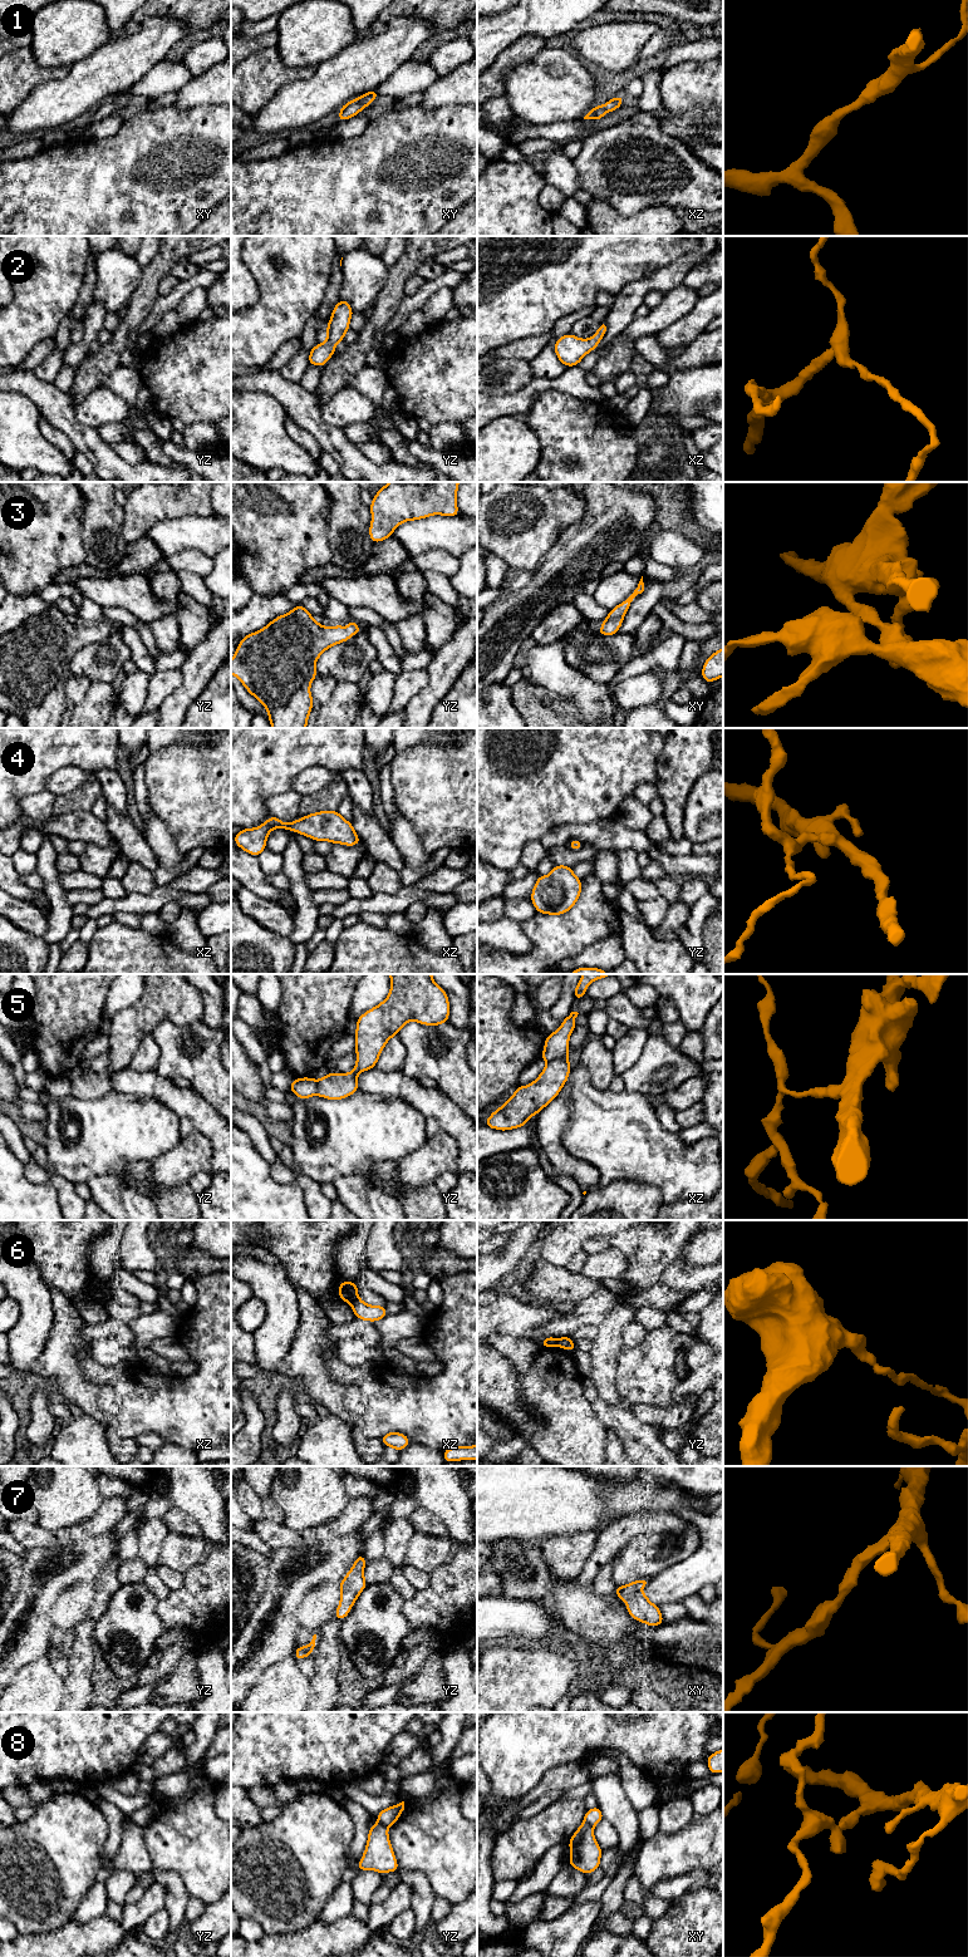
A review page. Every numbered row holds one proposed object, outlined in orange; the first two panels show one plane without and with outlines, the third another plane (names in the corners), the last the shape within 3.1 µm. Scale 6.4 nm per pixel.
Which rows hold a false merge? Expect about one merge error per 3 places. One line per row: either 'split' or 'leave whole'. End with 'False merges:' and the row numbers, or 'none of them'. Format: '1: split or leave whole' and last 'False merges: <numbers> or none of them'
1: leave whole
2: leave whole
3: leave whole
4: leave whole
5: split
6: split
7: leave whole
8: split
False merges: 5, 6, 8

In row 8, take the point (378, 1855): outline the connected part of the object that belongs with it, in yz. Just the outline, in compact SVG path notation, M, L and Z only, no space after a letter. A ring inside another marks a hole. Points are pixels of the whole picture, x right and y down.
M375 1823L368 1831L364 1854L358 1870L375 1870L380 1874L399 1870L389 1836L388 1826Z

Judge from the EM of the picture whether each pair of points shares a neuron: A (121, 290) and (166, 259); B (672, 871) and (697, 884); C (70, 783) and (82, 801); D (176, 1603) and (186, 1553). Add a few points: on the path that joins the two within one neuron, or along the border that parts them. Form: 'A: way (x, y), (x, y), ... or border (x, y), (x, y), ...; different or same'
A: border (143, 269), (143, 276), (128, 301); different
B: border (706, 878), (682, 878), (678, 881); different
C: border (89, 773), (89, 777), (79, 787), (55, 796); different
D: border (206, 1555), (183, 1576); different

